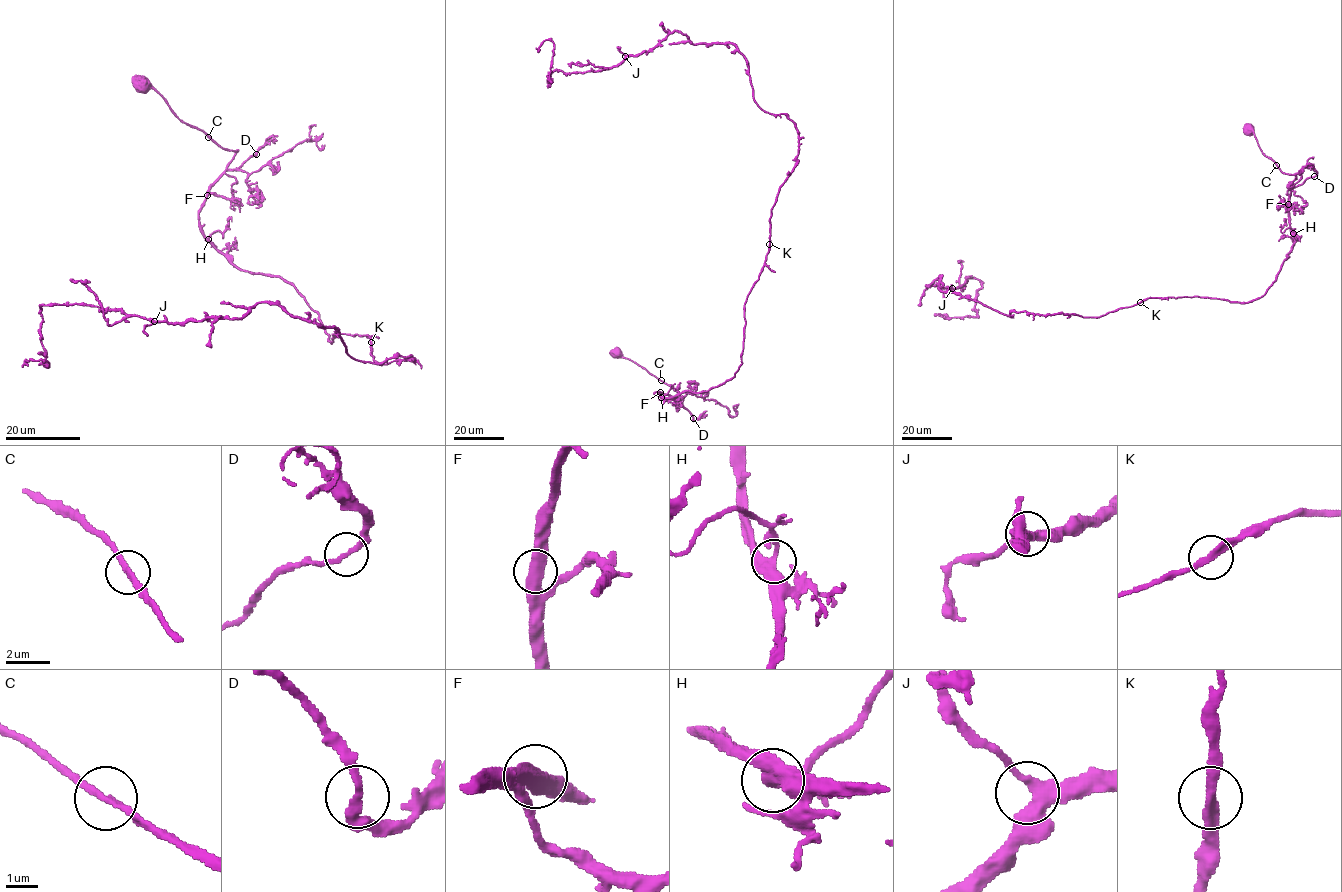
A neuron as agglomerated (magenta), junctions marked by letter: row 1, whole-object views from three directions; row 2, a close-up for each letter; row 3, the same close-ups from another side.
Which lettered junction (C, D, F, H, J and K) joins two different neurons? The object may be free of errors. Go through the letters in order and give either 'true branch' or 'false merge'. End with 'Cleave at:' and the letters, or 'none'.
C: true branch
D: true branch
F: true branch
H: true branch
J: true branch
K: true branch
Cleave at: none

